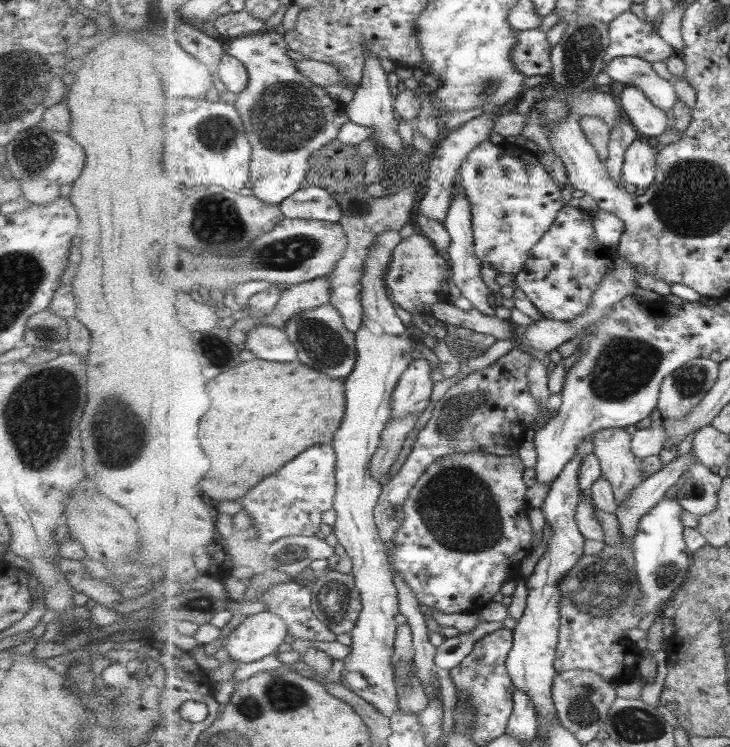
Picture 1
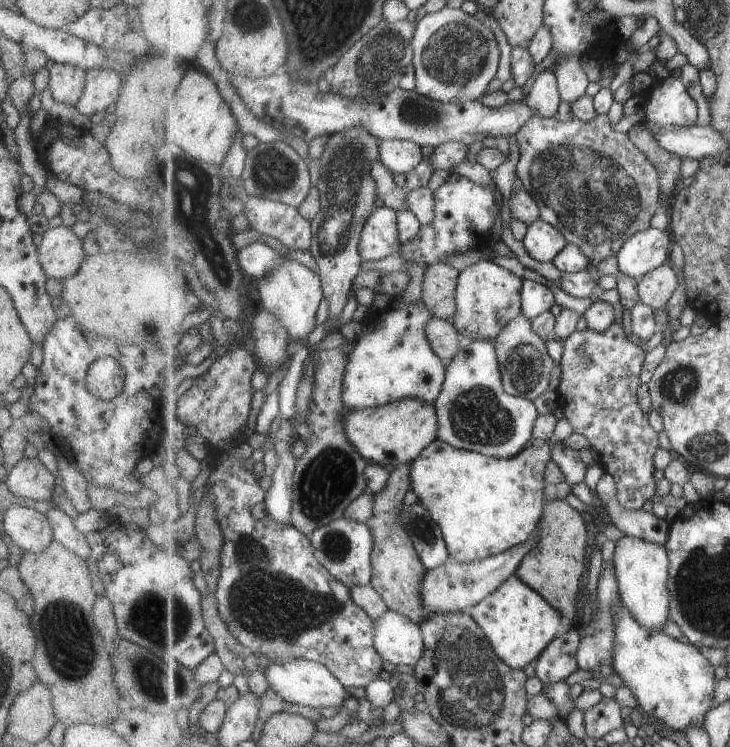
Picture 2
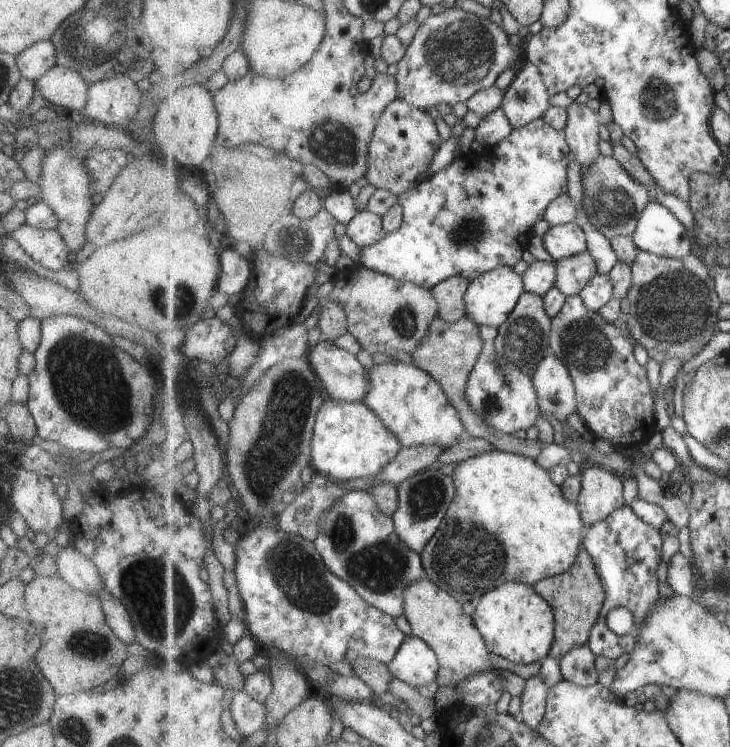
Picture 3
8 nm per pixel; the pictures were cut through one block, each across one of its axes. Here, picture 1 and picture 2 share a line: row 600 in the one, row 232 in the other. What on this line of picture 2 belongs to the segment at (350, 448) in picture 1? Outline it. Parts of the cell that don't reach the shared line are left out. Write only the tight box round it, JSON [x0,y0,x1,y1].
[360,205,401,262]

